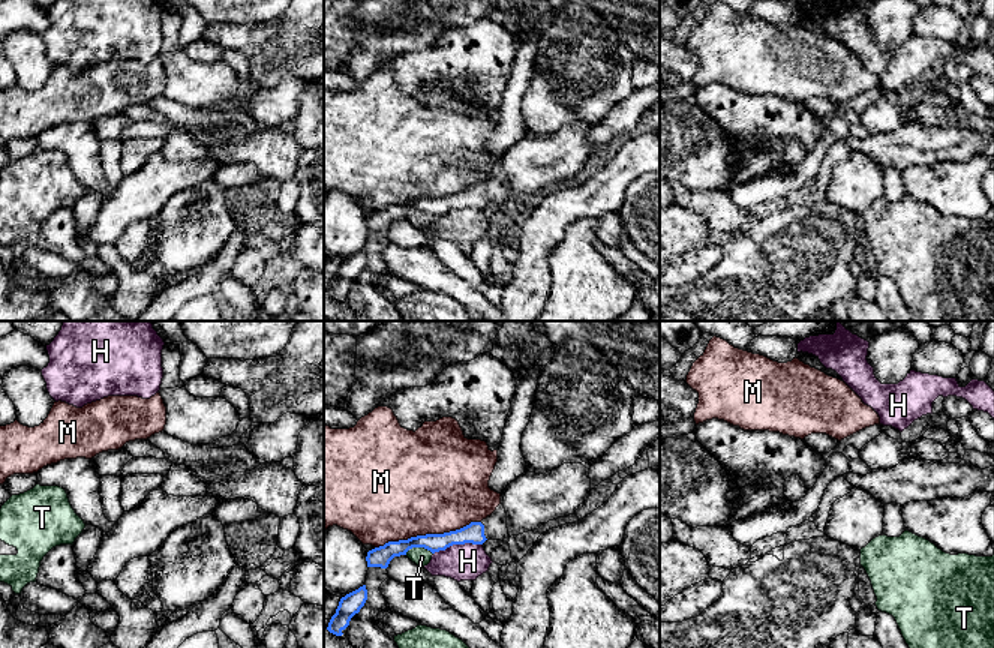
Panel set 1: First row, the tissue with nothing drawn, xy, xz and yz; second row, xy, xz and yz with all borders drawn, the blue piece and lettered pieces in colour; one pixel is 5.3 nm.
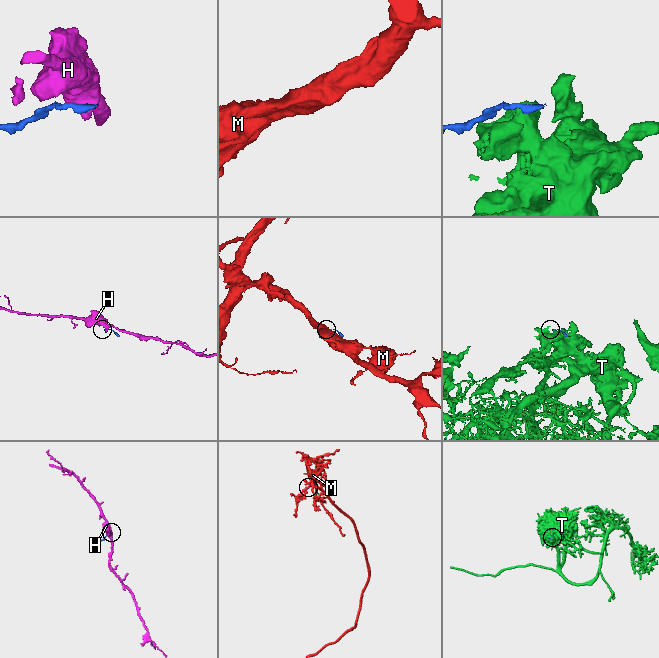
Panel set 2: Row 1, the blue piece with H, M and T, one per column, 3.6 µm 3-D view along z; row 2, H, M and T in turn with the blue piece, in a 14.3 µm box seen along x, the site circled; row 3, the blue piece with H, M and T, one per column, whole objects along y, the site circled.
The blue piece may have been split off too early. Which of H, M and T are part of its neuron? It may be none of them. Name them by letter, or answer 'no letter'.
no letter

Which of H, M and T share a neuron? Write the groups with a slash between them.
H / M / T

